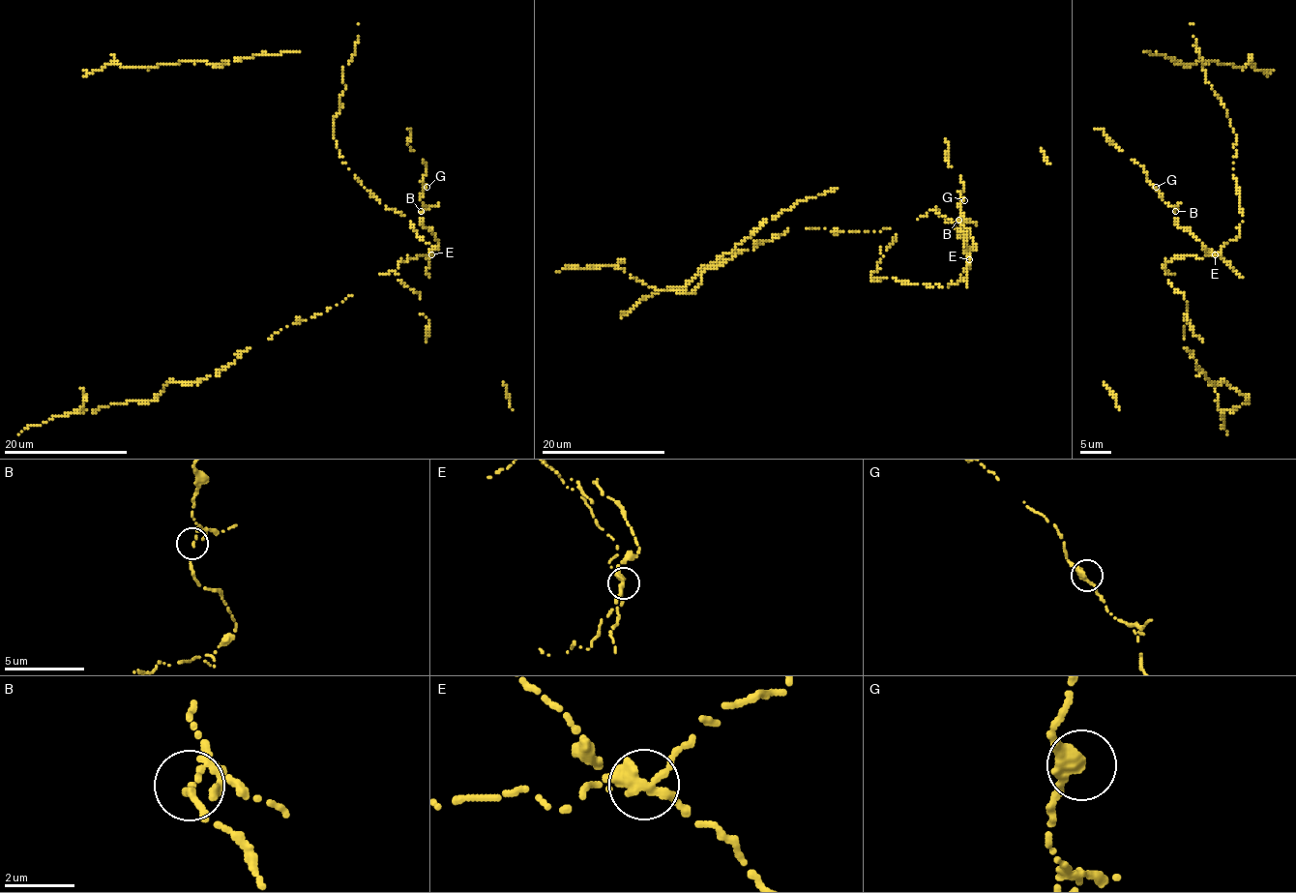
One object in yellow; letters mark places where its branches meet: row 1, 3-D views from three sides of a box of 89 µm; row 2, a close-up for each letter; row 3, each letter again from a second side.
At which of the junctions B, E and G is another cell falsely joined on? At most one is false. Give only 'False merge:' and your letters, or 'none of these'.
False merge: none of these

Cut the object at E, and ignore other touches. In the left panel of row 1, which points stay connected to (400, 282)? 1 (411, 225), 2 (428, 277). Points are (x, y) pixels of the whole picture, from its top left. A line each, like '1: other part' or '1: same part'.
1: same part
2: other part

